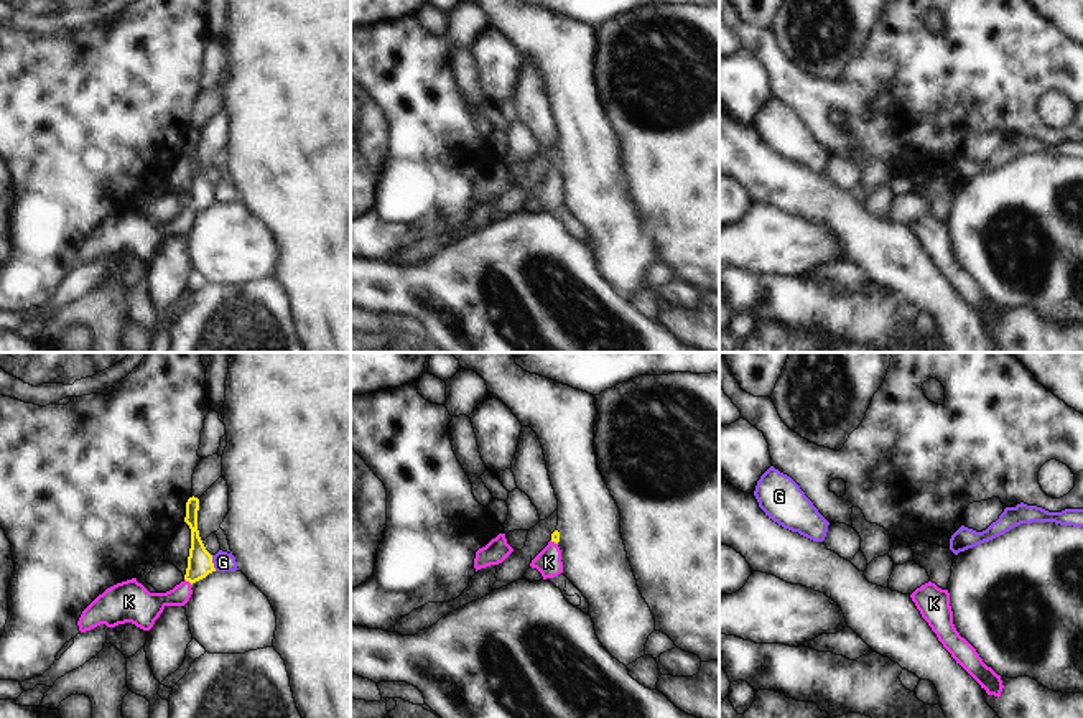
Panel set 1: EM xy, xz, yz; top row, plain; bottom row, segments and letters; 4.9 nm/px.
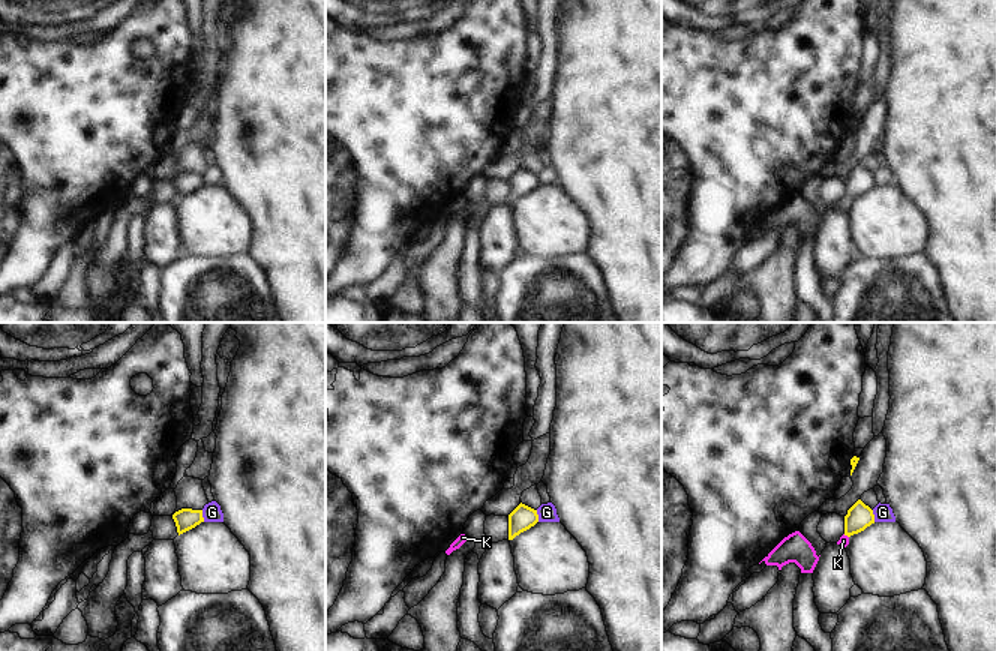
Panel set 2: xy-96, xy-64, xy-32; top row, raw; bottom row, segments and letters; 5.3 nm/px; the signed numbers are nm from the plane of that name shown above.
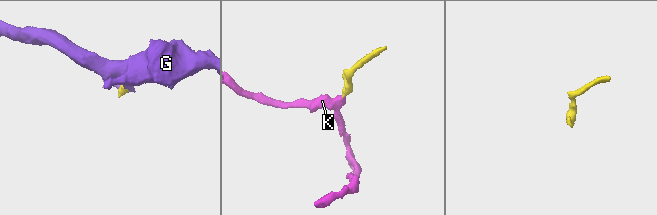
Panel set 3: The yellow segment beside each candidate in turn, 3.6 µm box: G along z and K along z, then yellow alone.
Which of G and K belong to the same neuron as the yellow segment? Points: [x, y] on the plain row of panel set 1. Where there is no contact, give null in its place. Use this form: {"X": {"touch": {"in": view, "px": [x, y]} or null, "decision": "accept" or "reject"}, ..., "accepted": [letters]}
{"G": {"touch": {"in": "xy", "px": [213, 195]}, "decision": "reject"}, "K": {"touch": {"in": "xy", "px": [188, 211]}, "decision": "accept"}, "accepted": ["K"]}

